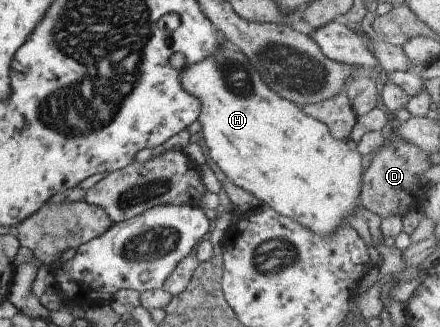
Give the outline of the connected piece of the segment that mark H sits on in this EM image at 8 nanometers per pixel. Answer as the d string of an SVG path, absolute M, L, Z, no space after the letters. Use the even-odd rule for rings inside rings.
M225 40L220 43L218 50L214 54L209 54L198 62L186 64L177 73L180 76L178 82L180 83L181 89L198 99L199 109L196 122L200 127L199 137L203 137L207 155L221 169L227 180L233 183L233 185L237 185L237 187L248 191L251 195L259 199L261 203L269 205L278 214L297 220L302 226L308 227L316 234L321 234L322 236L332 234L339 226L347 222L345 216L349 215L353 208L357 206L355 197L358 199L357 194L360 194L360 183L362 182L362 159L357 153L356 142L353 142L351 139L336 140L334 137L331 137L324 123L306 115L298 105L283 99L280 95L271 91L271 88L261 79L258 71L251 65L251 62L233 44Z

